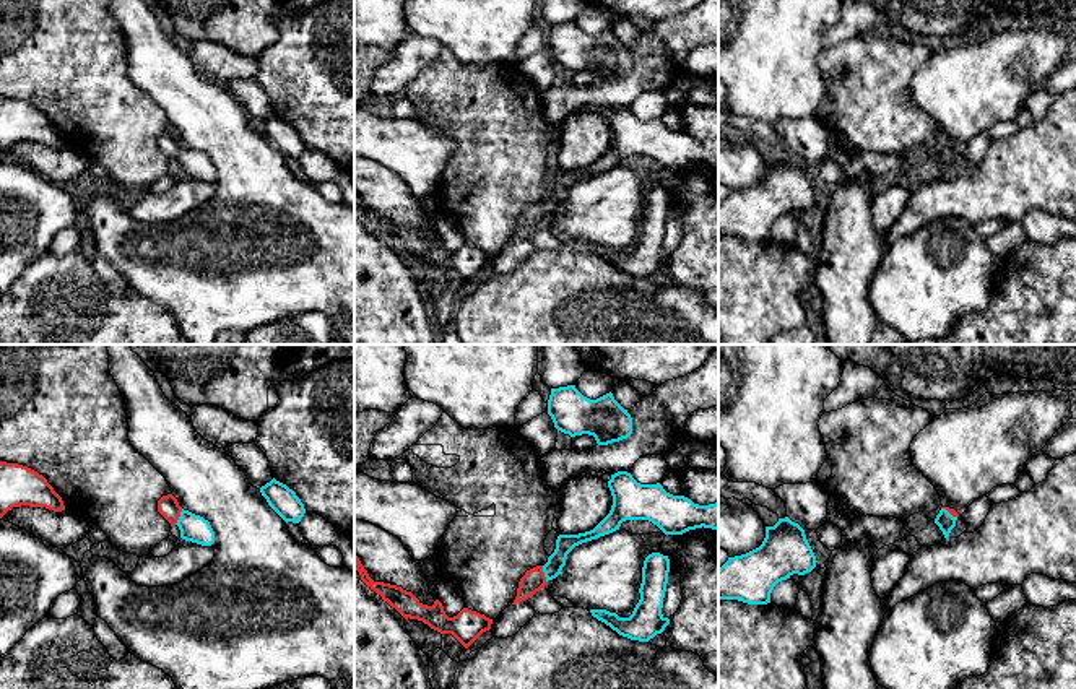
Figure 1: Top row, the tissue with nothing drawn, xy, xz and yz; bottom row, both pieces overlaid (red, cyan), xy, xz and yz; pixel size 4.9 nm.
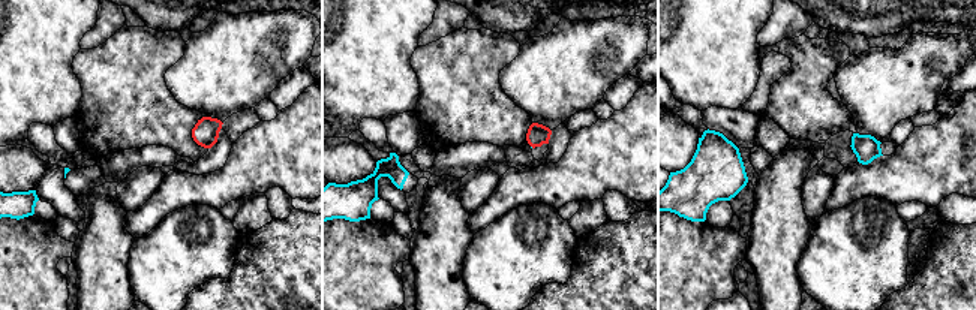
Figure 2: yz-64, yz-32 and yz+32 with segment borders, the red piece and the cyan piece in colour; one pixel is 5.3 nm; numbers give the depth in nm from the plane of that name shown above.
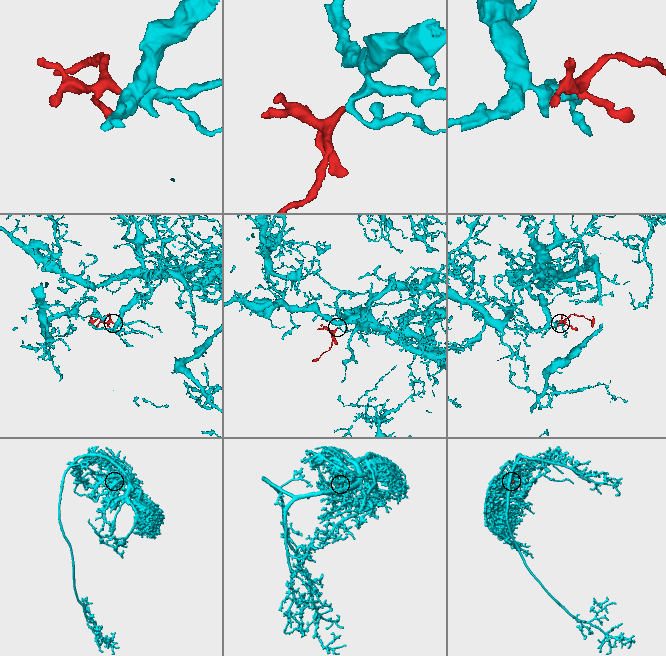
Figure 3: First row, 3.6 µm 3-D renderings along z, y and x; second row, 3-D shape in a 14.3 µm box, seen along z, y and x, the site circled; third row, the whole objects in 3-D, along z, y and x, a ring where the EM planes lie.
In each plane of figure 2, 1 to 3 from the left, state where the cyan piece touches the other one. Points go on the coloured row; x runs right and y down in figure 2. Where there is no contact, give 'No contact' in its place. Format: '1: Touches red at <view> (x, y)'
1: No contact
2: No contact
3: No contact

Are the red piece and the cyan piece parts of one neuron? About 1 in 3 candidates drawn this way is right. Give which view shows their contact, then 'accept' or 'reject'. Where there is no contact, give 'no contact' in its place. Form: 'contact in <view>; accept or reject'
contact in xy; accept

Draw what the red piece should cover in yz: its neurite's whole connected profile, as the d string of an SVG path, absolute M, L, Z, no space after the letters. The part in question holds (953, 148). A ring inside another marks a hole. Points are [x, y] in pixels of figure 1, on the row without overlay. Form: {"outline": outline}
{"outline": "M941 143L939 150L935 154L935 159L943 167L944 174L949 174L951 166L956 162L959 150L954 145Z"}

